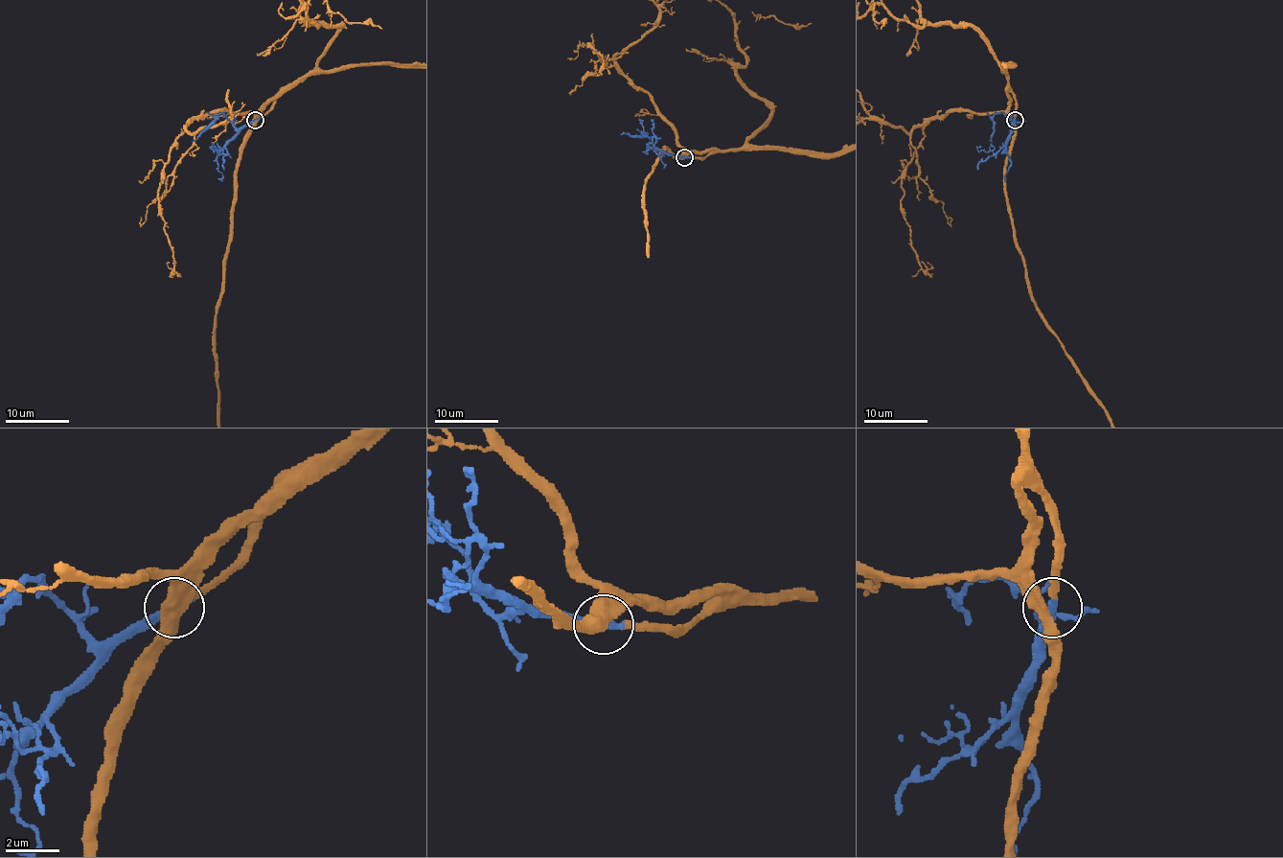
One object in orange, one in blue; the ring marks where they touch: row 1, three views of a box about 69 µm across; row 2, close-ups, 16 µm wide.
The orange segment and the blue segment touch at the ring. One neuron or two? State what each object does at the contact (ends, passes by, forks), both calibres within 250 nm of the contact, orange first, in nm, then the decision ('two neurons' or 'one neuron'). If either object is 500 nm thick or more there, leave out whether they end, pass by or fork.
orange forks there; blue ends there; 360 nm thick on the orange side, 340 nm on the other; one neuron

